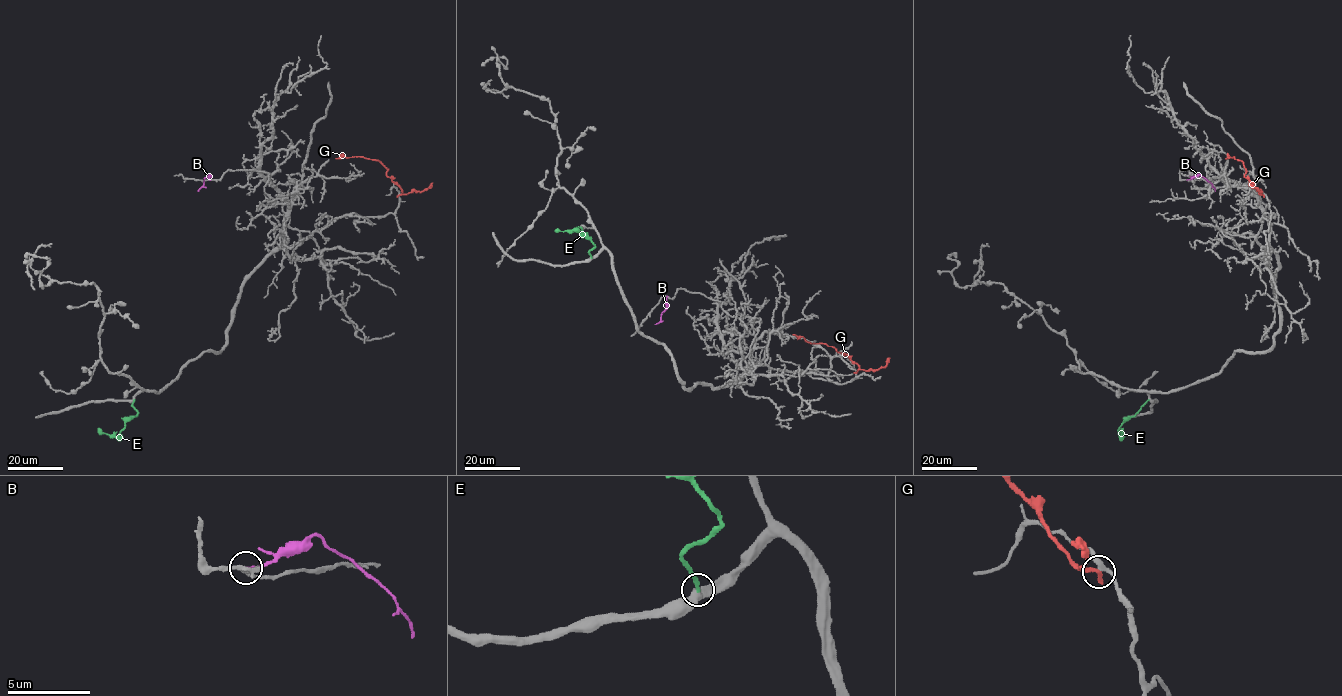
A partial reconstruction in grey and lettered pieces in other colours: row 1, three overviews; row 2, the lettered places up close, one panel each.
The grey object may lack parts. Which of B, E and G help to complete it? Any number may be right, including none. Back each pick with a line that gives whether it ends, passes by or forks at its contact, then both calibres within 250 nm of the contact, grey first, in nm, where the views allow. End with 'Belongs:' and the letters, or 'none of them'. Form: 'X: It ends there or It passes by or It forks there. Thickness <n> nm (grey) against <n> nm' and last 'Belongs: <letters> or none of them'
E: It ends there. Thickness 440 nm (grey) against 240 nm
Belongs: E

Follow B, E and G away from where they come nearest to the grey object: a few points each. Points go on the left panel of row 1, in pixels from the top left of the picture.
B: (210, 179), (209, 174), (198, 191)
E: (134, 400), (132, 405), (138, 413), (125, 422), (117, 436), (103, 433), (98, 428)
G: (399, 195), (402, 189), (387, 176), (387, 169), (379, 160), (354, 156), (335, 158)

